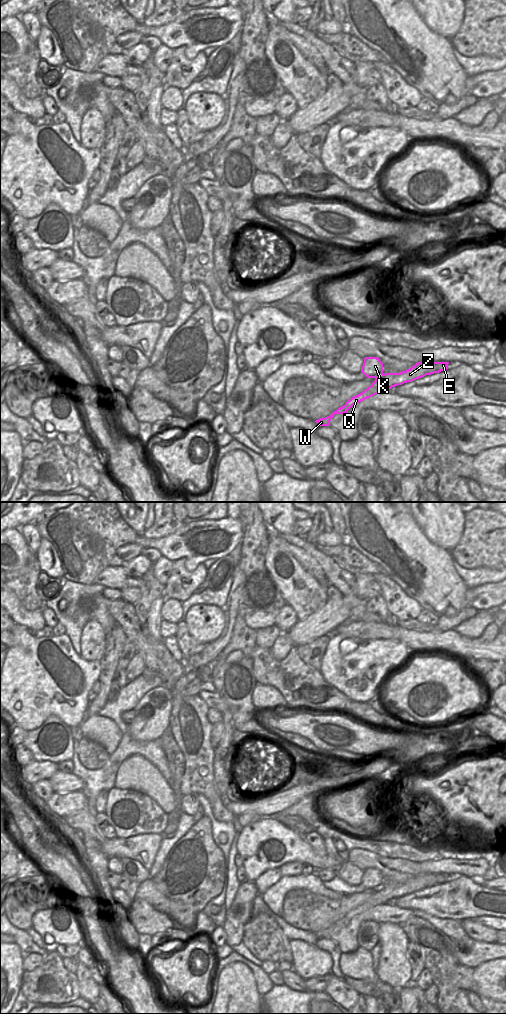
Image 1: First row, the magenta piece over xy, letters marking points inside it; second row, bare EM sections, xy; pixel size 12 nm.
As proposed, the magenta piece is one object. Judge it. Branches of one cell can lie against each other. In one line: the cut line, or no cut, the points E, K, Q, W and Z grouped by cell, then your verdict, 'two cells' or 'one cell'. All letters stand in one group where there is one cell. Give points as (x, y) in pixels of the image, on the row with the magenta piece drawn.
cut in xy along (384, 374), (375, 378); E Q W Z / K; two cells

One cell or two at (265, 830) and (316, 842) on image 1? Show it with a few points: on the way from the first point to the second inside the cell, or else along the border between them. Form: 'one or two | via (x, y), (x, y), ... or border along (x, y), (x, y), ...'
two | border along (305, 839), (312, 849), (321, 856)

